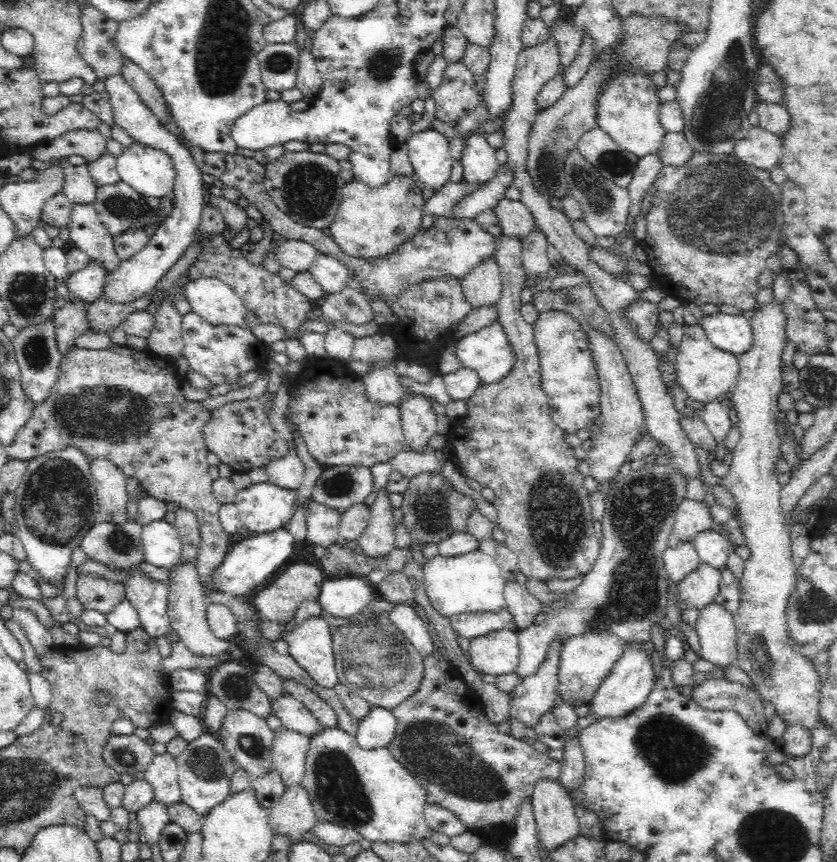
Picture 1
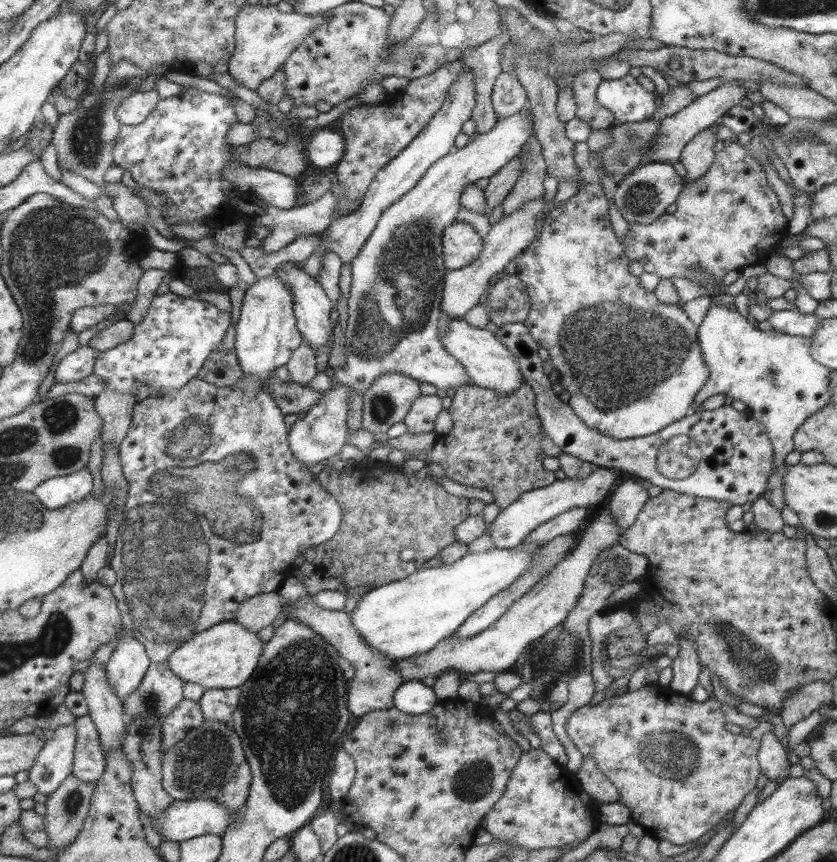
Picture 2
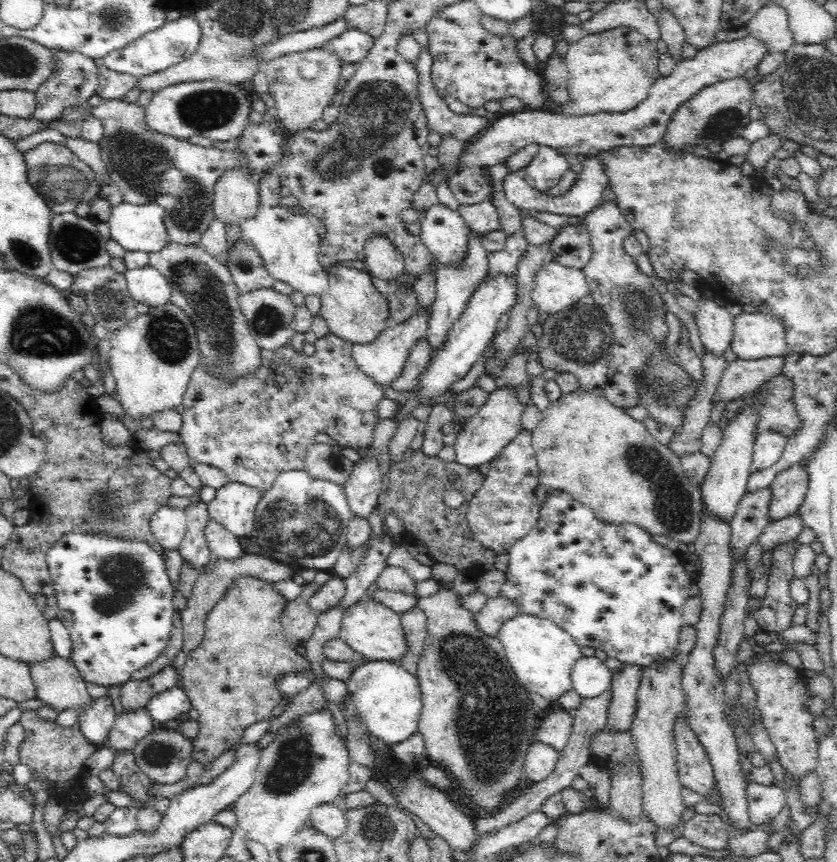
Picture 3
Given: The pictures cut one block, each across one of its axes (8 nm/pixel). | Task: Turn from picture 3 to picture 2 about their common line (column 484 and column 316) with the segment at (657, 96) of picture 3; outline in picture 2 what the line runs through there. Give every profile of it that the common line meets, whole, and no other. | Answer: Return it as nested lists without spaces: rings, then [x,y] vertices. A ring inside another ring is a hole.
[[[329,128],[313,131],[304,139],[309,162],[316,166],[317,170],[337,164],[344,156],[343,139],[339,134],[329,132]]]

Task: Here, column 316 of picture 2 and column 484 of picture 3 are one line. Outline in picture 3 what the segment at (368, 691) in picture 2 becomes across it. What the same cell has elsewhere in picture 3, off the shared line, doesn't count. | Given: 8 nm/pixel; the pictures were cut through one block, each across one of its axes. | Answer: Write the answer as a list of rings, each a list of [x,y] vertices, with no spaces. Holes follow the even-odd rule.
[[[498,594],[494,598],[488,598],[485,606],[478,613],[473,614],[473,617],[478,629],[490,637],[496,637],[500,626],[518,613],[518,602],[510,601]]]

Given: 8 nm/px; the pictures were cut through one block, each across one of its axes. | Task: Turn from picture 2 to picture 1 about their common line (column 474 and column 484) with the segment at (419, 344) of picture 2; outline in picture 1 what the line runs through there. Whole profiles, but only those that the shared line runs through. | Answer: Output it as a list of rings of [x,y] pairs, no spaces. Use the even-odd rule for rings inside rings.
[[[479,131],[466,134],[462,140],[461,165],[464,182],[480,184],[494,178],[498,172],[496,155],[484,133]]]

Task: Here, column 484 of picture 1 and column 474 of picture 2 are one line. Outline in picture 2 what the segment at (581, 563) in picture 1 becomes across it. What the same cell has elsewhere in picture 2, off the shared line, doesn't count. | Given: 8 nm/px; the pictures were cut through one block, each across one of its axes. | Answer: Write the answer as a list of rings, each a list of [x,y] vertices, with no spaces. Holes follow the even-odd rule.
[[[524,382],[512,392],[513,394],[497,394],[495,391],[471,384],[455,387],[450,394],[451,406],[447,409],[453,428],[447,435],[437,436],[435,445],[429,450],[429,454],[426,454],[427,463],[437,464],[443,470],[445,478],[466,487],[487,490],[493,496],[492,503],[498,506],[500,511],[515,502],[520,494],[556,481],[554,474],[545,471],[542,466],[545,455],[541,450],[539,438],[535,392]]]

